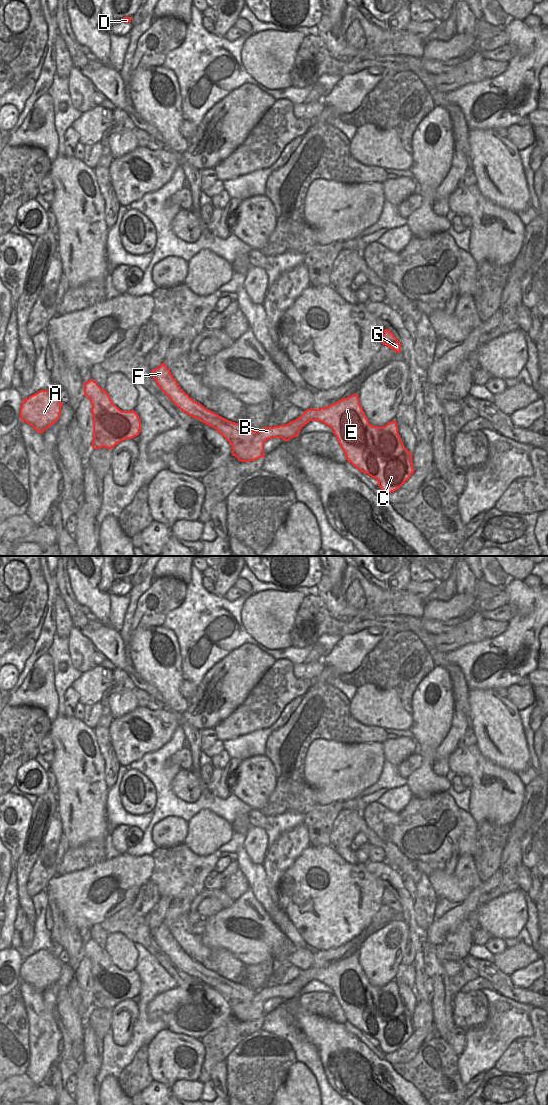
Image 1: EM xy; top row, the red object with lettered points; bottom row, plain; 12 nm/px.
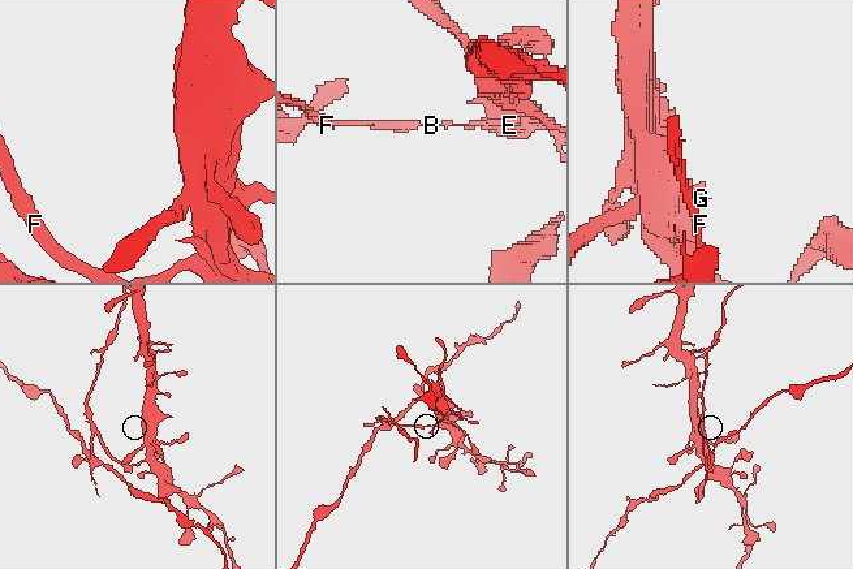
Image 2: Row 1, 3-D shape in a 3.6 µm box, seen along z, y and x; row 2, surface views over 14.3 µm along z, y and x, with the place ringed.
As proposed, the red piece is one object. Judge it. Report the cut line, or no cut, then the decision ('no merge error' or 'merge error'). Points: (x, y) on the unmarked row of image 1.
cut in xy along (296, 979), (303, 986); merge error

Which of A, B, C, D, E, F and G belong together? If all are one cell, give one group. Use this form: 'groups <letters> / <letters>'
groups A B D F / C E G

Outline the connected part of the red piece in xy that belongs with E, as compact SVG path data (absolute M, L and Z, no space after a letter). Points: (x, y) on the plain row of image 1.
M352 954L327 967L307 969L299 978L304 987L310 981L320 981L333 990L346 1020L362 1033L378 1041L385 1054L398 1050L414 1033L412 1013L404 1006L398 993L397 982L390 981L385 986L373 986L369 983L357 954Z

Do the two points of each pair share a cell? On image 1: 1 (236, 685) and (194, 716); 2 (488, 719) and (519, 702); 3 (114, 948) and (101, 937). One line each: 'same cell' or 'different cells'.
1: same cell
2: different cells
3: different cells

